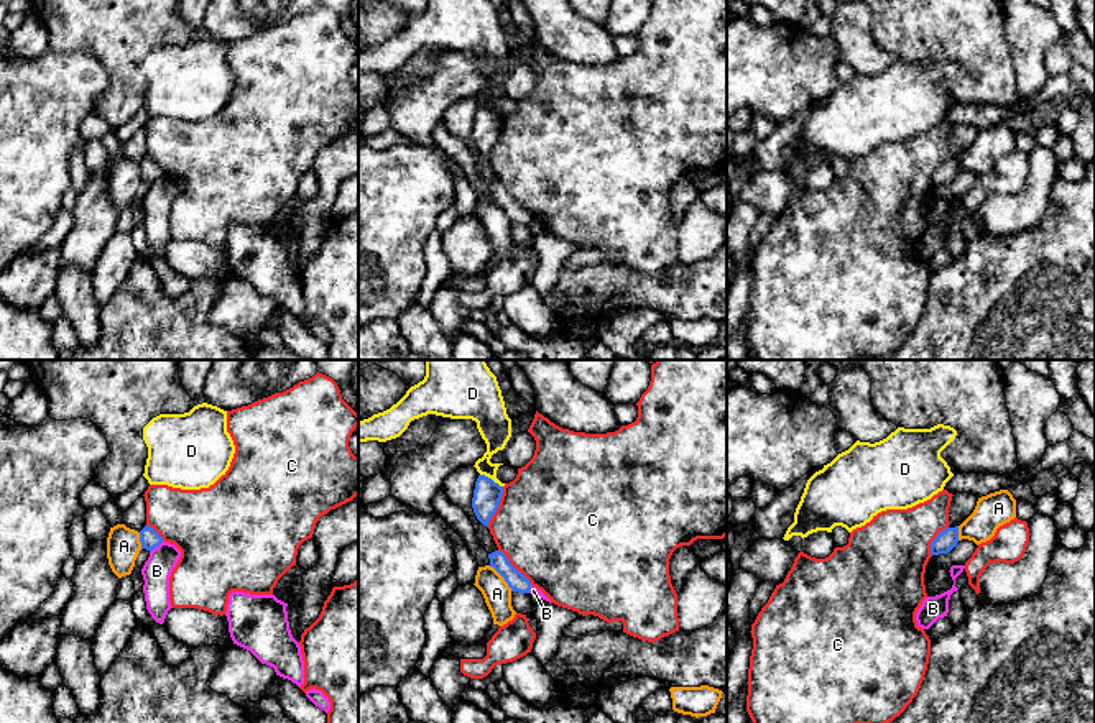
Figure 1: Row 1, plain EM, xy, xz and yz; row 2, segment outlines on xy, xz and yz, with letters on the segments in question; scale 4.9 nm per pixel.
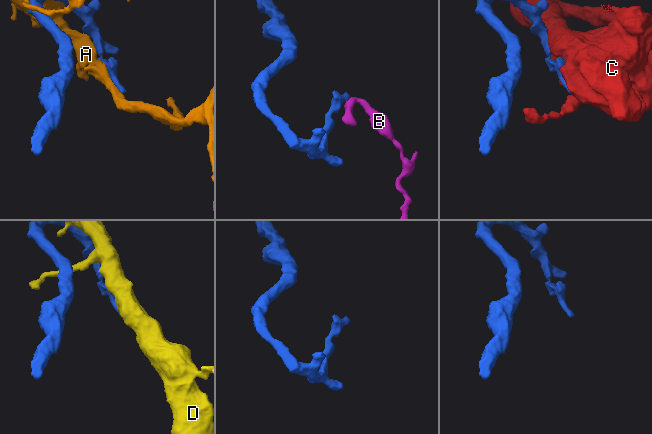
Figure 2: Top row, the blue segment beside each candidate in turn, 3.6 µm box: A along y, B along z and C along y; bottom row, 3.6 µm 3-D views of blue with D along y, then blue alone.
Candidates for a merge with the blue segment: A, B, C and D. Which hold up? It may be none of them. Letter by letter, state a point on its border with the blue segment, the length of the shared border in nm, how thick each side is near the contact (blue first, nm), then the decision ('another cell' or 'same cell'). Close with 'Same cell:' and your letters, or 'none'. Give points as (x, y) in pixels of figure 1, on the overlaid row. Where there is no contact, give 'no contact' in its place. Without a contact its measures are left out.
A: meets blue in xz at (502, 575); contact 170 nm long; 90 nm thick on the blue side, 140 nm on the other; another cell
B: meets blue in xy at (157, 546); contact 90 nm long; 90 nm thick on the blue side, 140 nm on the other; another cell
C: meets blue in xz at (498, 505); contact 220 nm long; 140 nm thick on the blue side, 500 nm on the other; another cell
D: meets blue in xz at (490, 478); contact 130 nm long; 140 nm thick on the blue side, 160 nm on the other; another cell
Same cell: none

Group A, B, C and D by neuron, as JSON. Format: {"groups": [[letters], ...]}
{"groups": [["A"], ["B"], ["C"], ["D"]]}

